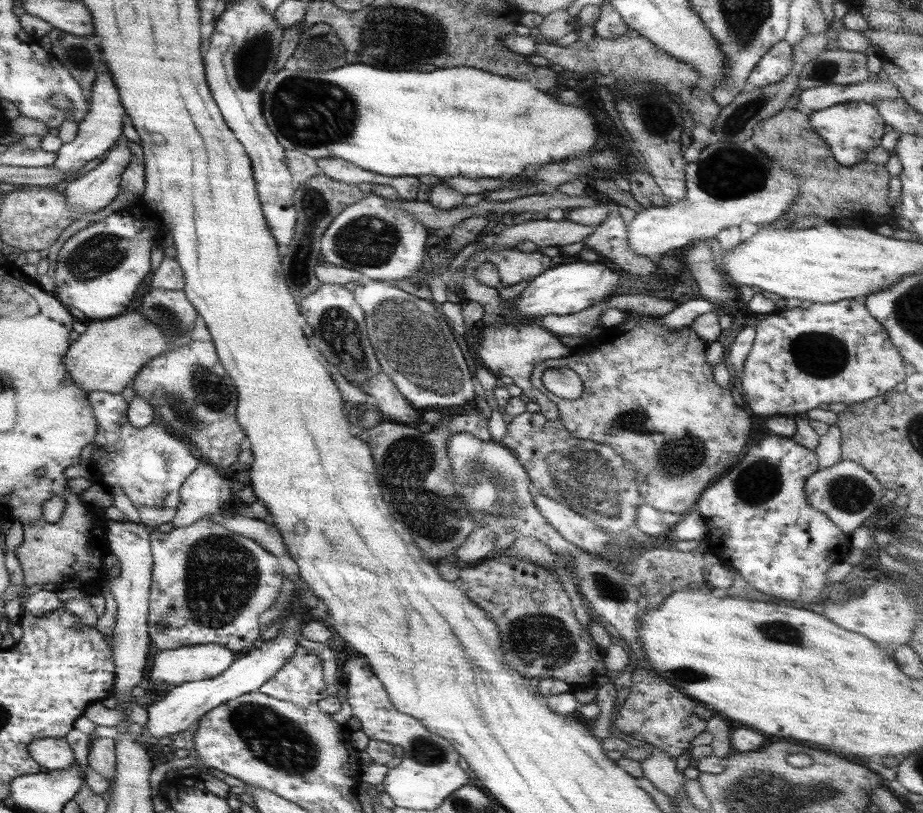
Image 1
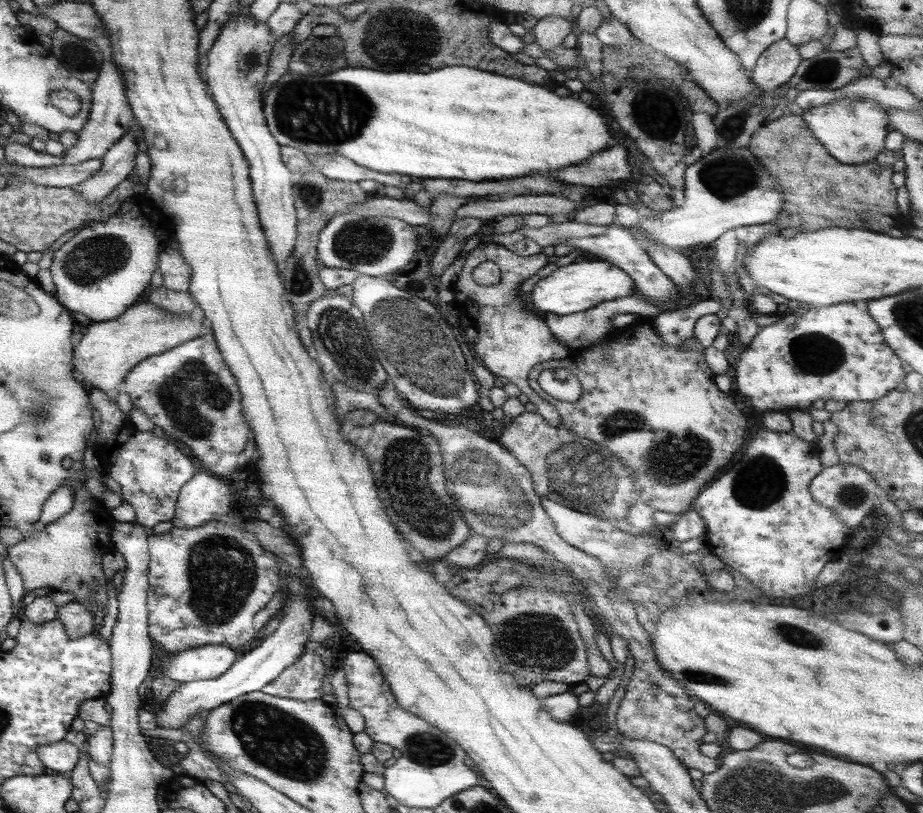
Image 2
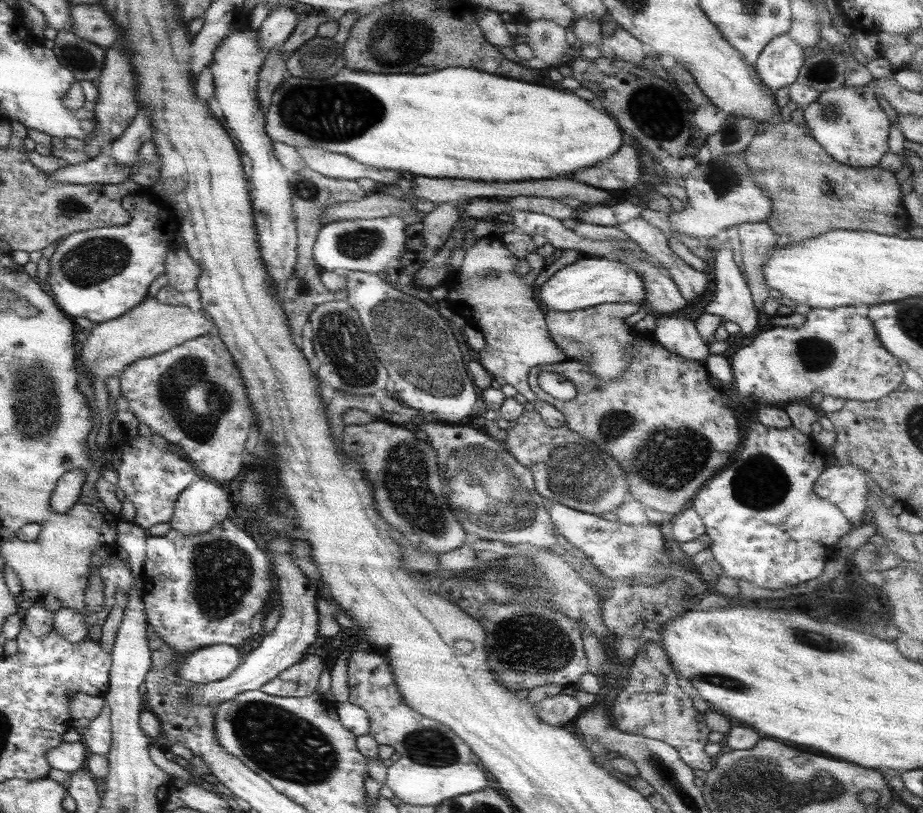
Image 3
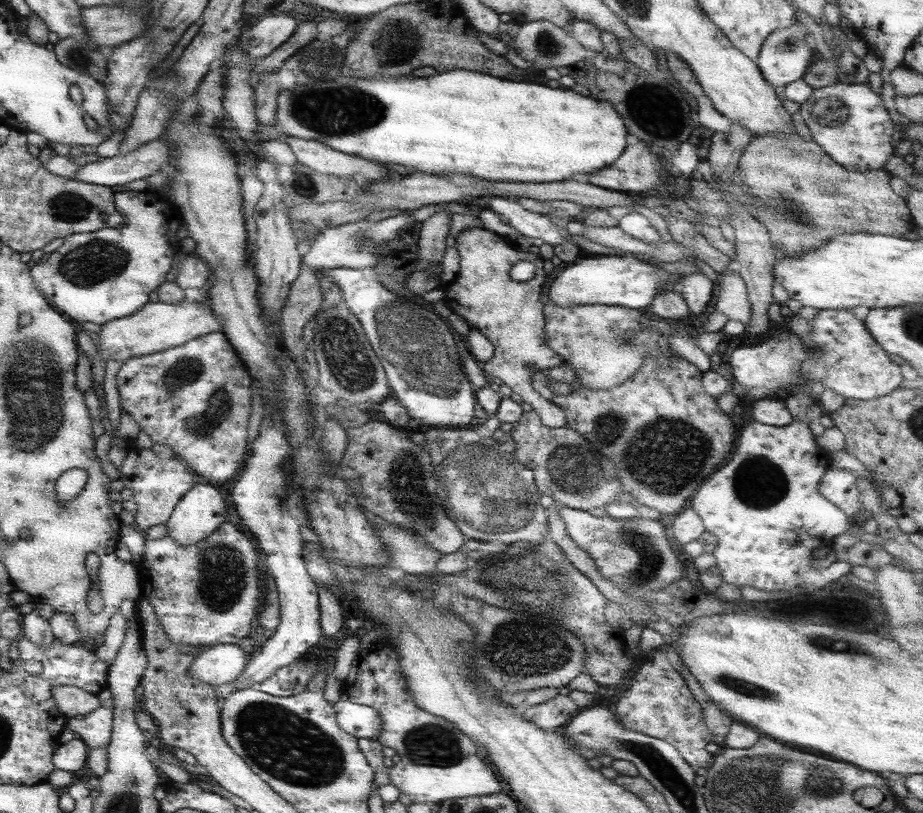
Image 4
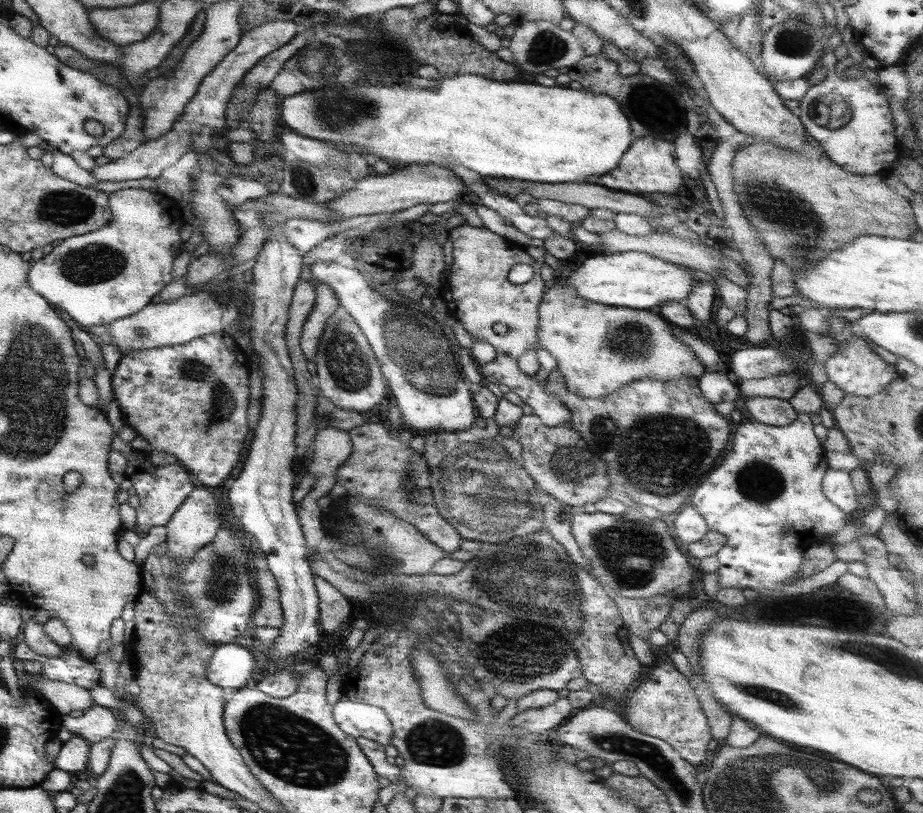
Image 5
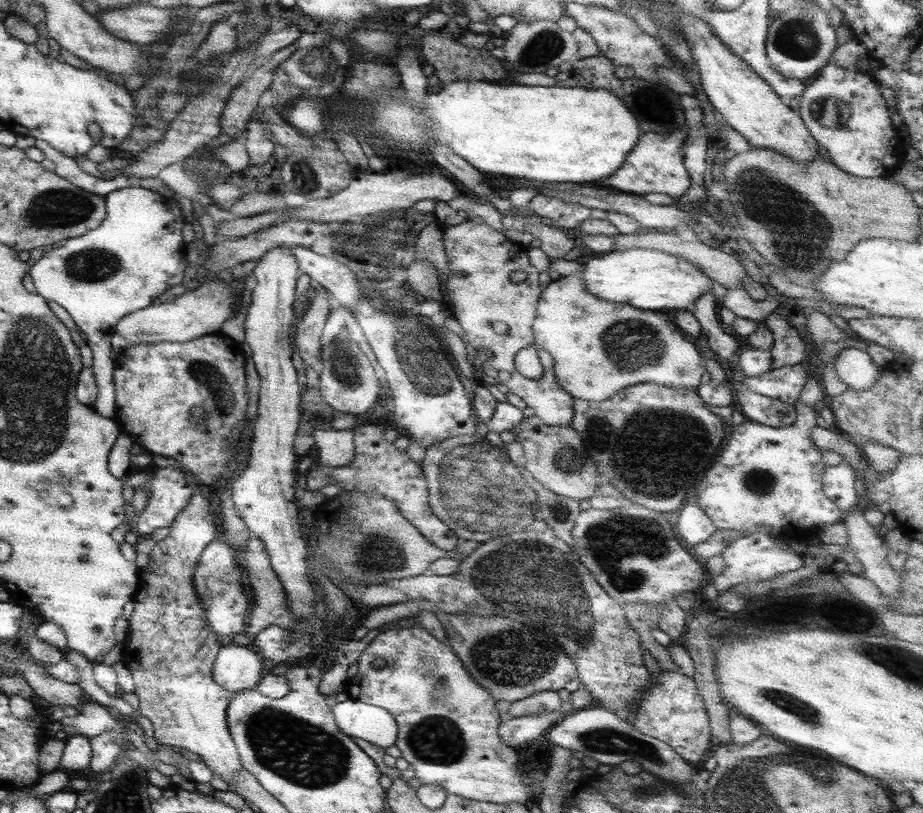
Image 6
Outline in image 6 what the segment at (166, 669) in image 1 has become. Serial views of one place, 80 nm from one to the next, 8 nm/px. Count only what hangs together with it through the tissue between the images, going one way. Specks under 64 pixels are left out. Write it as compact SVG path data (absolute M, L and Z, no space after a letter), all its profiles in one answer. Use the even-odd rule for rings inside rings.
M243 646L220 647L211 676L227 692L235 693L254 690L264 675L263 660L253 651Z

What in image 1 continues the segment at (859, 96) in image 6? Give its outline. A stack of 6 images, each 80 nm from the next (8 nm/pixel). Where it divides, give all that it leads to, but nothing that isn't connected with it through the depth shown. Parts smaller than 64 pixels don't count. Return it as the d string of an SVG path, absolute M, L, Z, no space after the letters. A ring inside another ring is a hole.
M861 101L833 104L830 107L821 108L821 110L810 112L808 119L813 132L829 147L831 156L837 164L844 167L863 161L865 153L880 143L885 132L884 122L876 108L871 103Z

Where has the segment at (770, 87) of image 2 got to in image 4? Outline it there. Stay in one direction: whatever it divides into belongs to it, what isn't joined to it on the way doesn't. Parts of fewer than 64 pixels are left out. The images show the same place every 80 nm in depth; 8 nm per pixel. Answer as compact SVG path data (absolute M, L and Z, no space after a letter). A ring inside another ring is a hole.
M794 23L787 28L779 28L779 30L769 33L763 39L754 62L761 76L779 91L789 82L801 79L802 74L815 57L816 53L812 46L811 36L805 30L799 30L798 24Z

